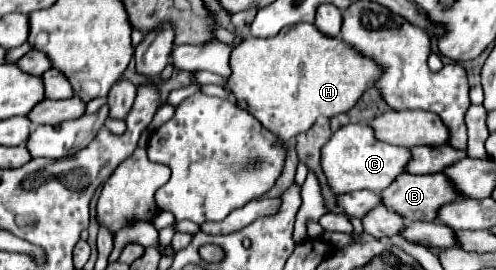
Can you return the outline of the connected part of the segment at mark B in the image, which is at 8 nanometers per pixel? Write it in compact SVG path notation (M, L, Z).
M402 174L396 182L392 182L382 192L384 206L392 208L394 212L402 214L406 220L426 220L434 222L438 218L438 210L444 204L462 200L464 196L456 190L456 186L450 182L446 174L430 174L430 176L414 176L414 174Z

